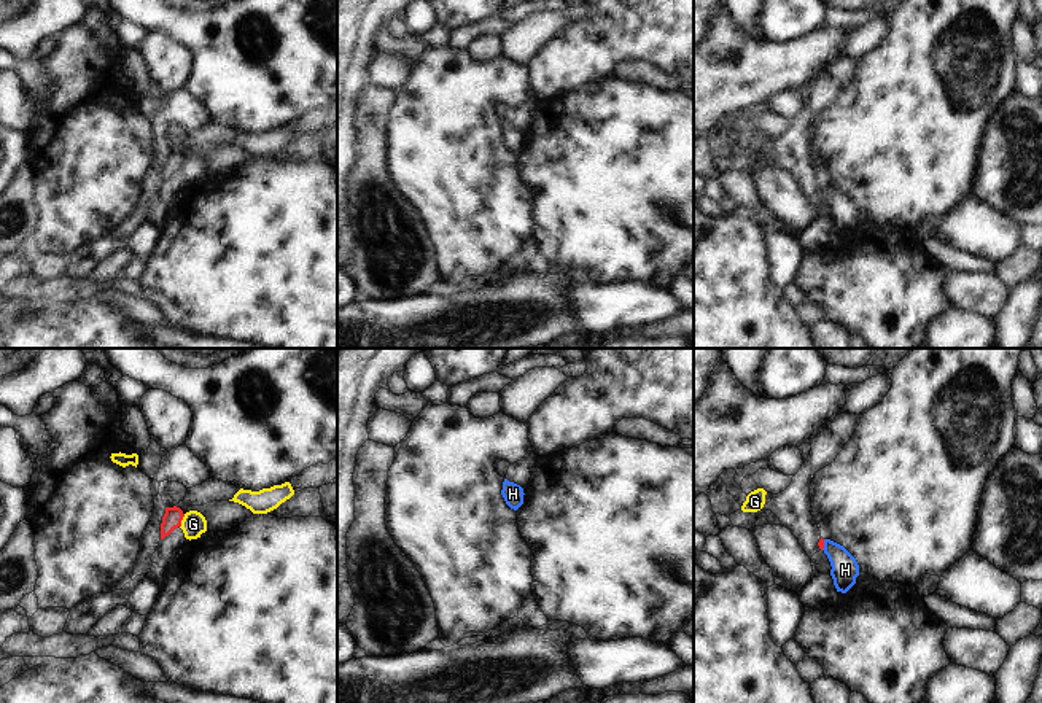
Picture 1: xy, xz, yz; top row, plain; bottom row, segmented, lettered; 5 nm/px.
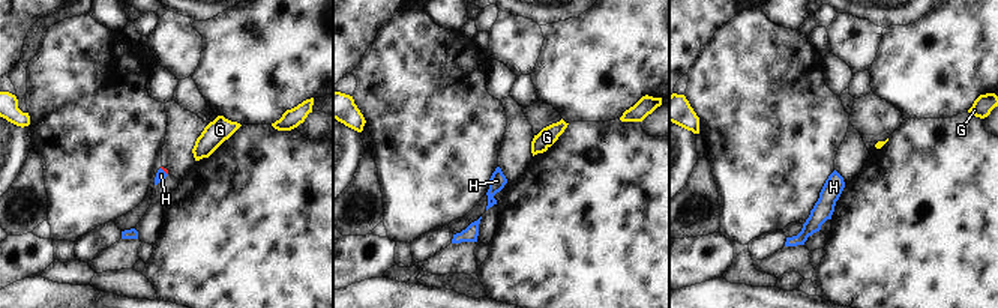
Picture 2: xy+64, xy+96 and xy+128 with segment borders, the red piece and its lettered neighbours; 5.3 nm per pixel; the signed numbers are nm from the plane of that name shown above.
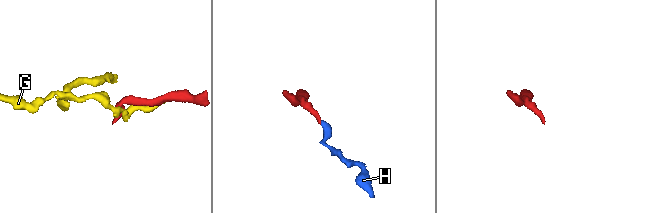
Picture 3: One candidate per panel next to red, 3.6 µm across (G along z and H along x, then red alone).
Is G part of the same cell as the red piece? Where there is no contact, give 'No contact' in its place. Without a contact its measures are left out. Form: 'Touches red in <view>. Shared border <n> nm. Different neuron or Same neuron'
Touches red in xy. Shared border 80 nm. Different neuron

